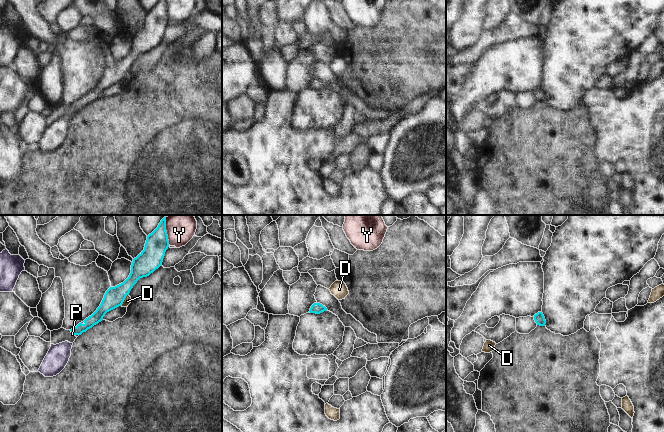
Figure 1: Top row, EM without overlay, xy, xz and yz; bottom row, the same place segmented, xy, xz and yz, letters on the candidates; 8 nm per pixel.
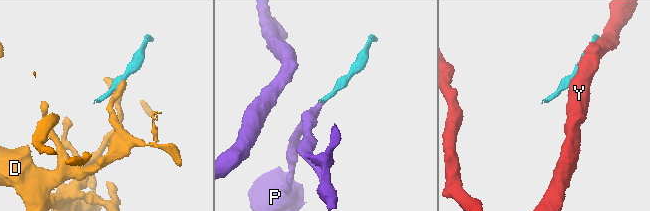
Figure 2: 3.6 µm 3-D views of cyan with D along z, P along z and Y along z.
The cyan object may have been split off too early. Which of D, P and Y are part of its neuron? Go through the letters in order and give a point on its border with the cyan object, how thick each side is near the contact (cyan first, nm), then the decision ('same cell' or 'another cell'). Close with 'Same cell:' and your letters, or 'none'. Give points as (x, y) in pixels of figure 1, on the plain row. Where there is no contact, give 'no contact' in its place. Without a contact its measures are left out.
D: meets cyan in xy at (124, 75); 160 nm thick on the cyan side, 60 nm on the other; another cell
P: meets cyan in xy at (75, 110); 90 nm thick on the cyan side, 20 nm on the other; same cell
Y: meets cyan in xy at (166, 10); 190 nm thick on the cyan side, 180 nm on the other; another cell
Same cell: P

